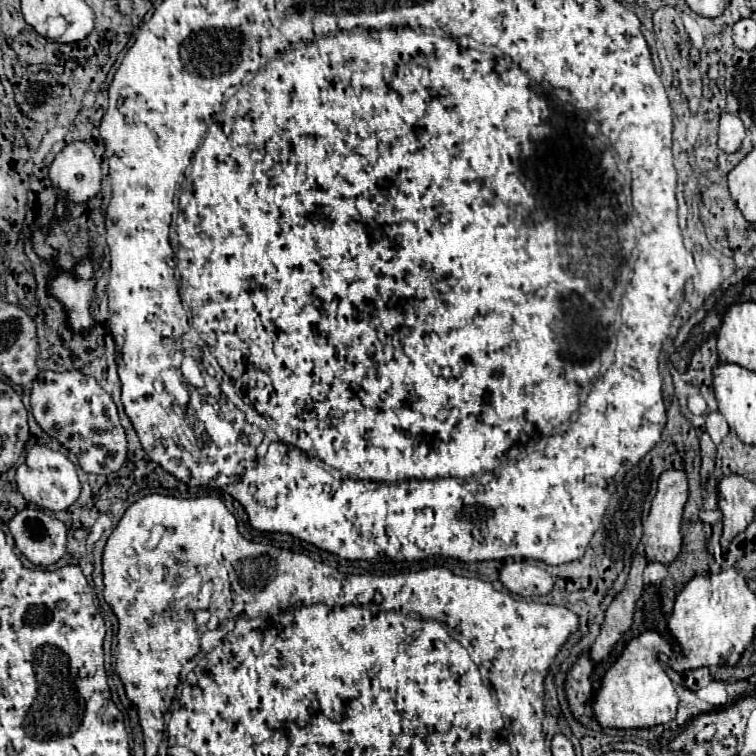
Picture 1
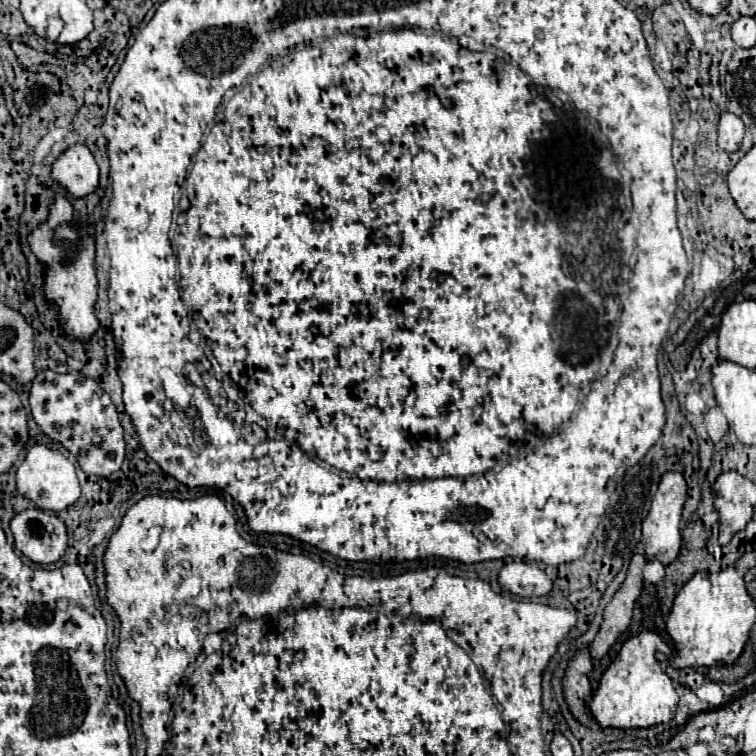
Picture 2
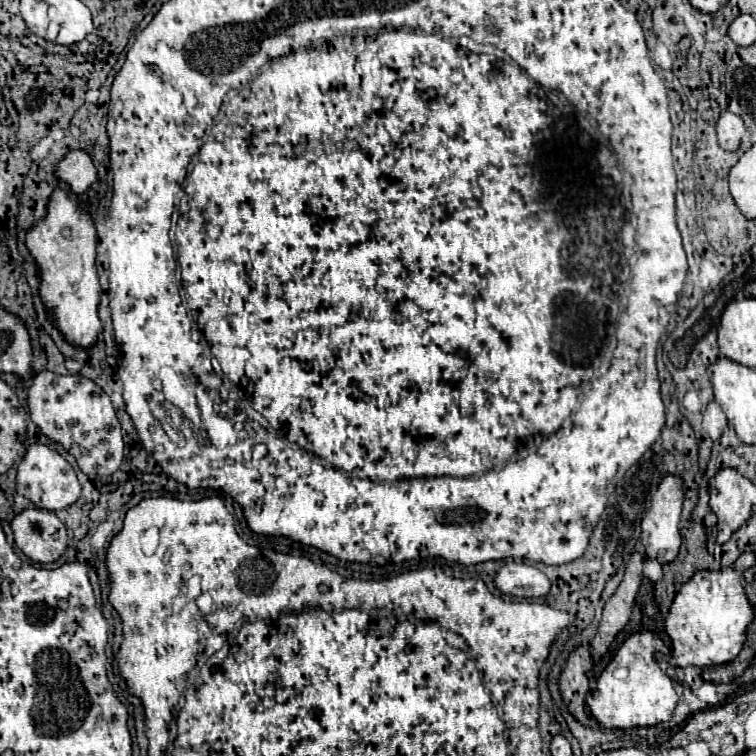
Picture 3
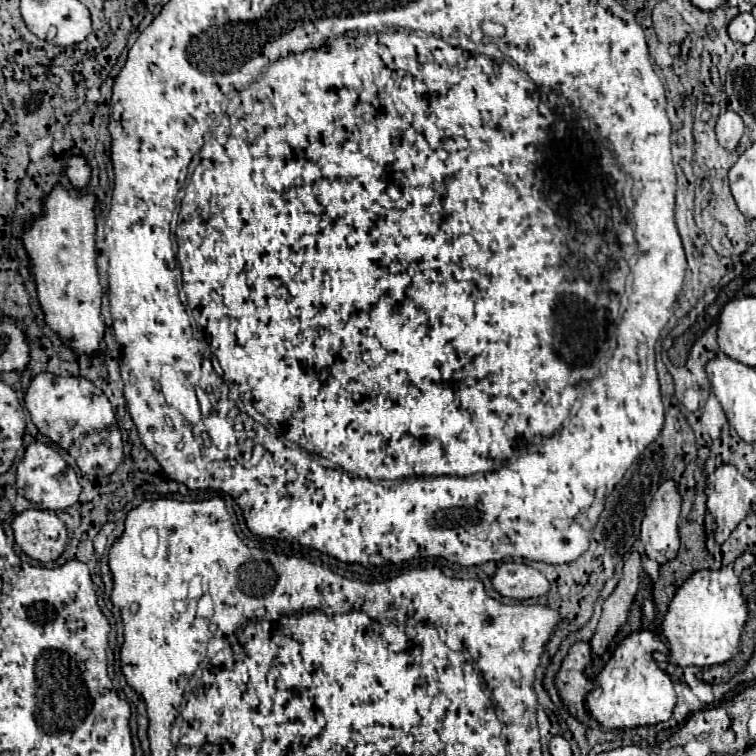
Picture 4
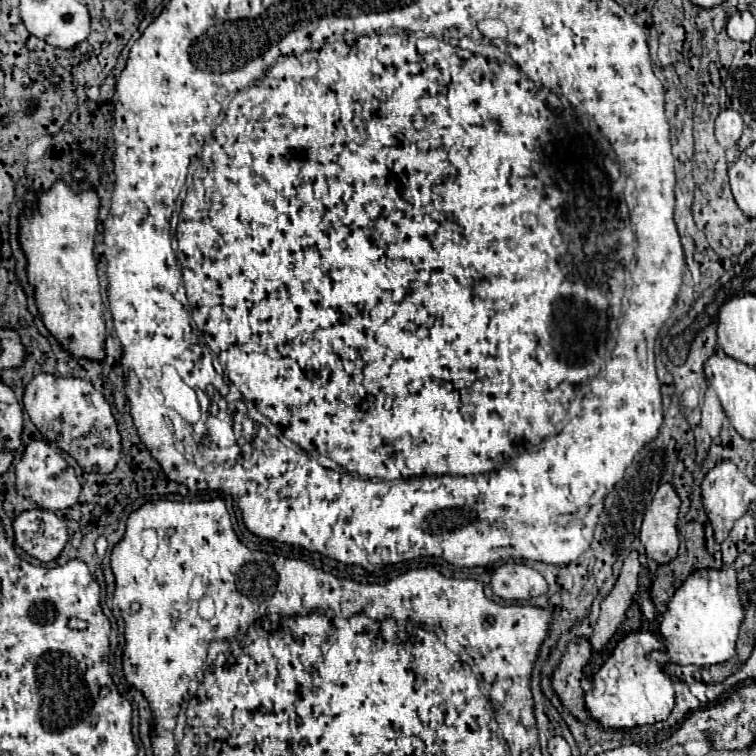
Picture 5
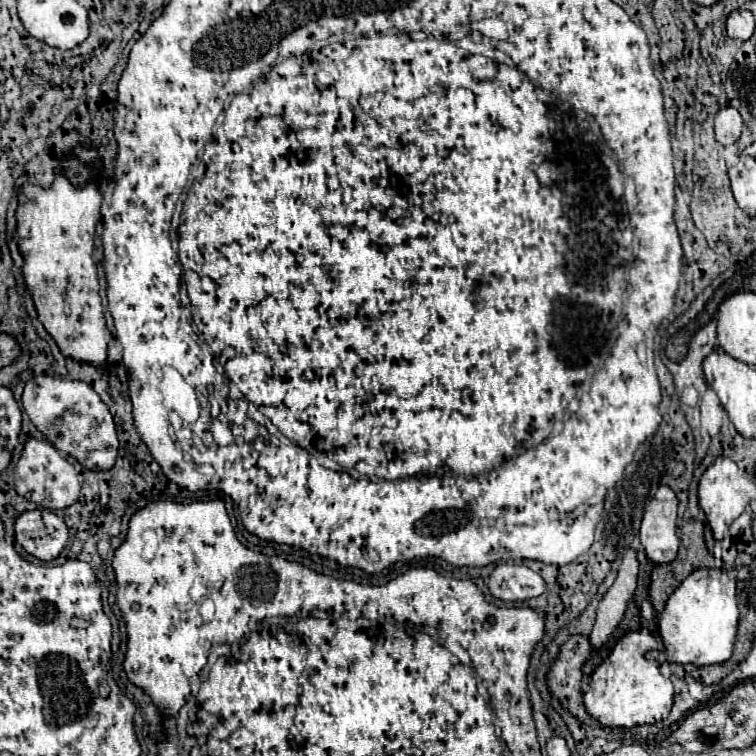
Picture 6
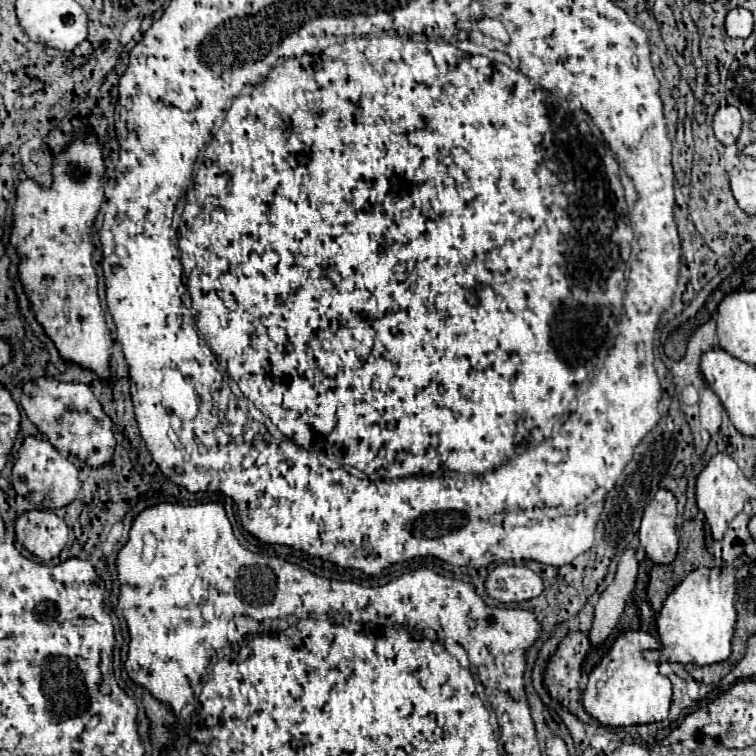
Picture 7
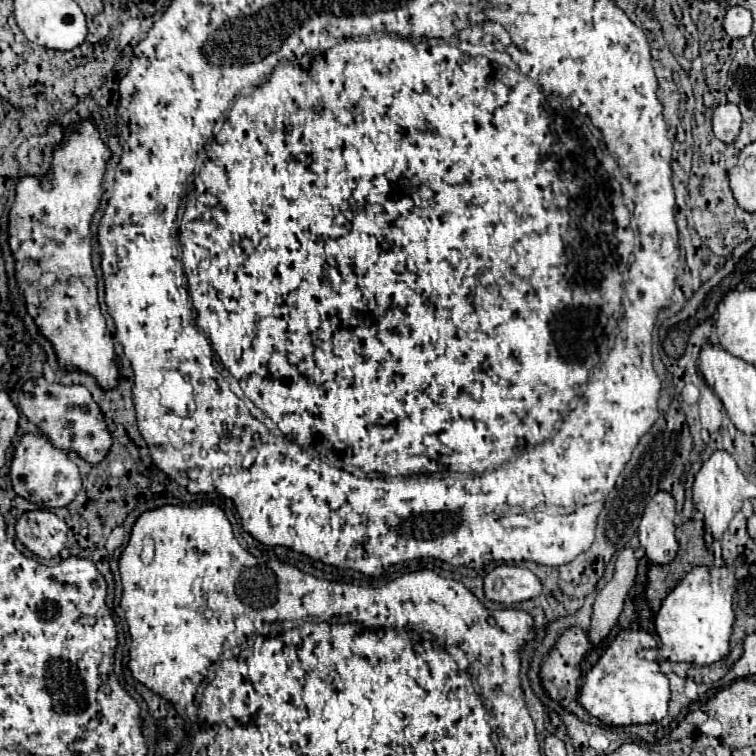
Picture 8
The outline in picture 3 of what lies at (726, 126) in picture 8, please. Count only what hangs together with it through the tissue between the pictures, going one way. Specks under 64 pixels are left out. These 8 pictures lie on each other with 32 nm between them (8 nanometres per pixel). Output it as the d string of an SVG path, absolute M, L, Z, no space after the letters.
M722 112L718 120L718 144L724 150L736 150L740 146L740 140L746 132L742 118L732 114L732 112Z

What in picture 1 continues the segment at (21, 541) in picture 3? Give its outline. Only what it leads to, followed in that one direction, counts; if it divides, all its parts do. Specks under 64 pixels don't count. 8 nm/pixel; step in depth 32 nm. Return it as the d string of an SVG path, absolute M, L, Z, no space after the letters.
M24 508L10 522L16 548L36 566L52 566L66 552L66 526L40 508Z

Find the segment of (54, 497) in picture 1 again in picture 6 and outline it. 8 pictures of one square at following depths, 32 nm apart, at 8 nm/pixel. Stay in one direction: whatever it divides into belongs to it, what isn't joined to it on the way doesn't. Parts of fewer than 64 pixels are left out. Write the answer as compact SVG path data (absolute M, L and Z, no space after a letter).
M30 438L22 450L22 456L16 464L14 470L14 484L16 484L16 492L20 496L24 496L26 500L36 502L38 506L44 506L46 510L60 510L60 508L68 508L78 500L80 494L80 482L78 482L78 474L74 470L74 466L60 456L60 452L44 442L44 440L36 440Z

